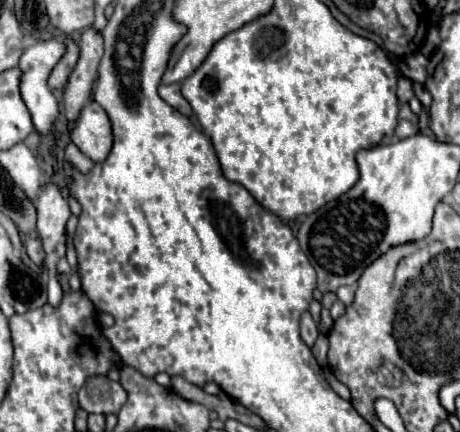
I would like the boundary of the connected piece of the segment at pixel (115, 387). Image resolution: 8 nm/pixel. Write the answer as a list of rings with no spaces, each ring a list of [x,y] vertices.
[[[91,376],[79,390],[79,406],[95,414],[117,414],[125,400],[125,388],[107,376]]]

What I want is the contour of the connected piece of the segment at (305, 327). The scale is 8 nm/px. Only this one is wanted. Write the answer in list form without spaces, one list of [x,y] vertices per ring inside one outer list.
[[[307,310],[307,312],[301,316],[301,338],[303,338],[303,342],[305,342],[307,346],[313,346],[313,342],[317,340],[317,336],[319,336],[319,328],[317,328],[311,312]]]

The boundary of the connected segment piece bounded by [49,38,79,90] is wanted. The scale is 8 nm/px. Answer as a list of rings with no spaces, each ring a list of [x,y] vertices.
[[[65,38],[65,44],[67,44],[67,52],[63,54],[63,58],[57,62],[57,66],[53,68],[51,76],[49,76],[49,88],[55,90],[55,88],[65,88],[67,86],[67,80],[79,60],[79,48],[75,46],[75,42],[71,38]]]

